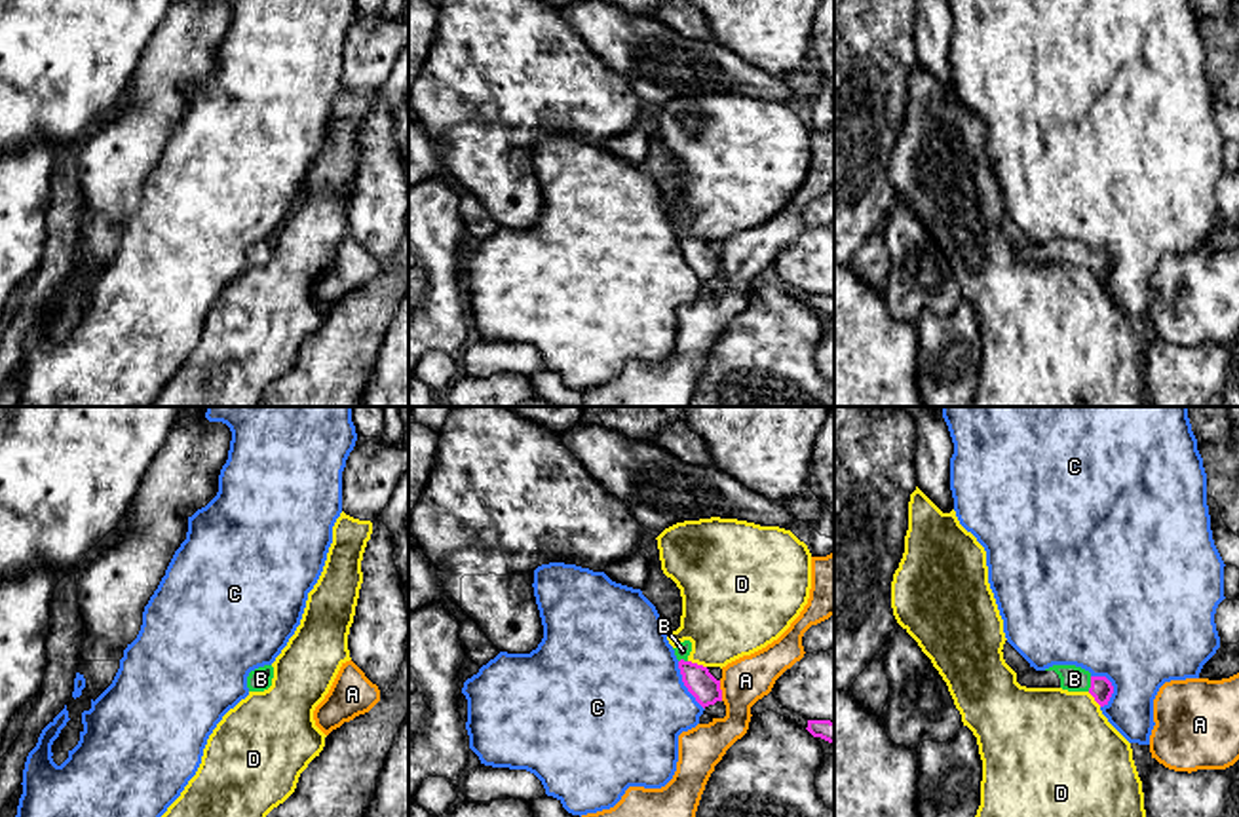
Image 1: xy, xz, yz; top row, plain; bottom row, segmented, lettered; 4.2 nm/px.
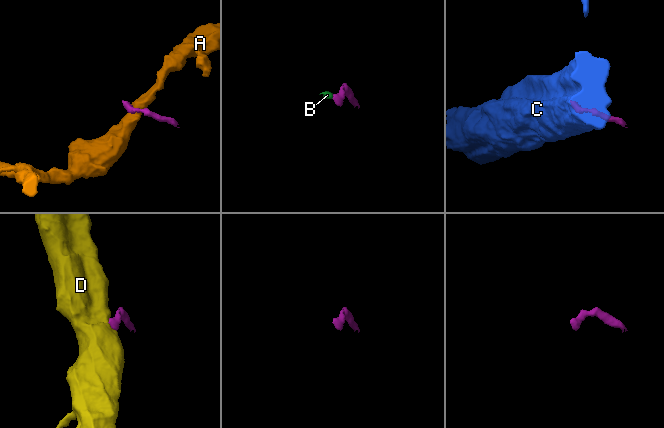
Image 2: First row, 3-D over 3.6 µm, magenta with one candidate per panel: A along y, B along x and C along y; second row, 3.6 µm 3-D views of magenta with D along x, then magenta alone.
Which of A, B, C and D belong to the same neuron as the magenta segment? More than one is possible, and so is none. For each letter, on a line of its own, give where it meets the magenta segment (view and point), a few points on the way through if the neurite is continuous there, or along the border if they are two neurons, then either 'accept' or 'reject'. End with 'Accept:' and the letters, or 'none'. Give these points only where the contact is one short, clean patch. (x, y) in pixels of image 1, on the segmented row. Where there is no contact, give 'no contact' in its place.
A: xz (721, 690) | along xz (719, 681), (723, 700) | reject
B: yz (1091, 684) | across yz (1101, 688), (1091, 684), (1074, 679) | accept
C: yz (1112, 686) | along yz (1091, 675), (1103, 675), (1112, 686), (1112, 696), (1101, 707) | reject
D: xz (696, 664) | along xz (688, 660), (705, 667) | reject
Accept: B

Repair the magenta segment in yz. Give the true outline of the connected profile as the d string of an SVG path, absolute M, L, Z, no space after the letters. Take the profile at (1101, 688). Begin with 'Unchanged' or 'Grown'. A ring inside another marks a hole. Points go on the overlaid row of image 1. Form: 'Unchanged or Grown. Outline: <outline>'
Grown. Outline: M1053 665L1045 671L1017 673L1017 682L1026 688L1062 688L1068 692L1089 692L1095 701L1108 705L1114 686L1106 676L1093 676L1076 665Z

